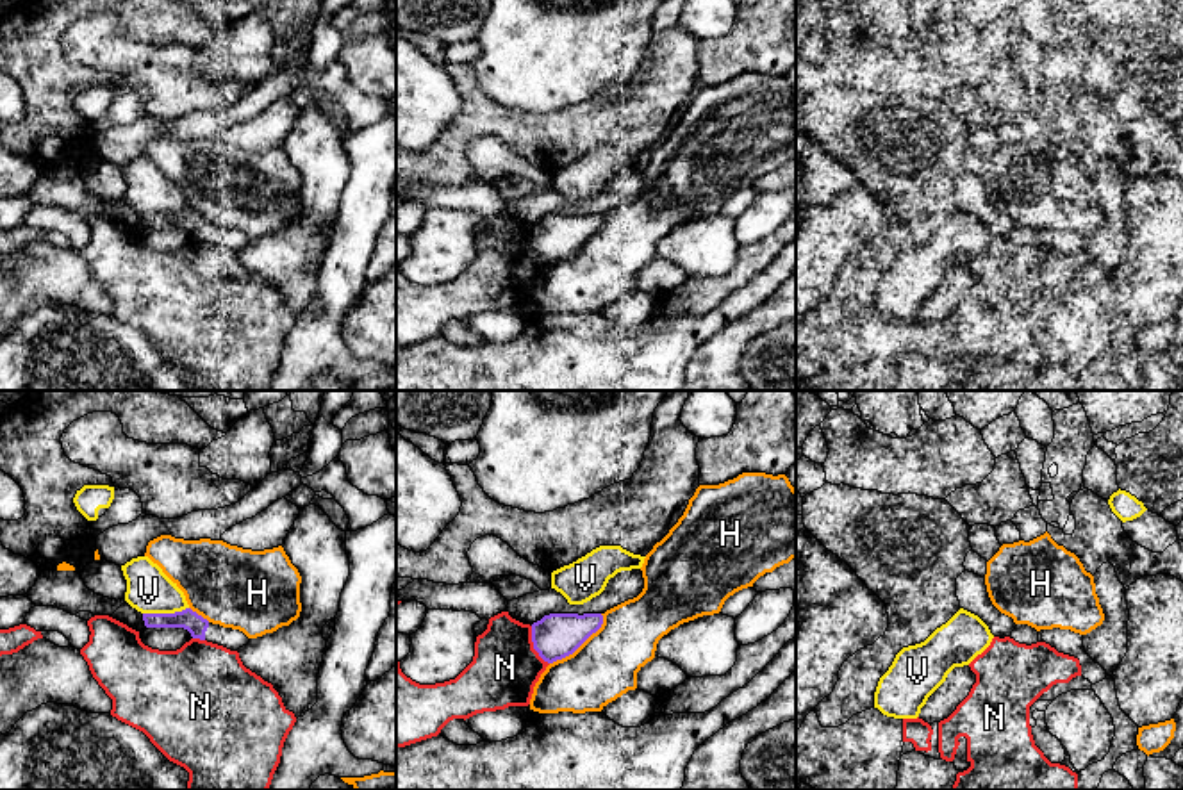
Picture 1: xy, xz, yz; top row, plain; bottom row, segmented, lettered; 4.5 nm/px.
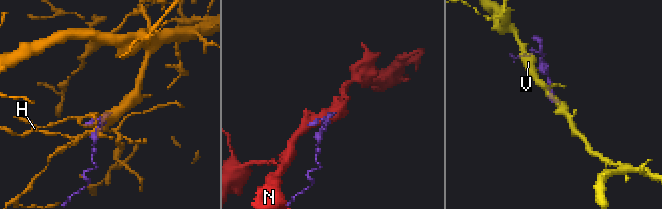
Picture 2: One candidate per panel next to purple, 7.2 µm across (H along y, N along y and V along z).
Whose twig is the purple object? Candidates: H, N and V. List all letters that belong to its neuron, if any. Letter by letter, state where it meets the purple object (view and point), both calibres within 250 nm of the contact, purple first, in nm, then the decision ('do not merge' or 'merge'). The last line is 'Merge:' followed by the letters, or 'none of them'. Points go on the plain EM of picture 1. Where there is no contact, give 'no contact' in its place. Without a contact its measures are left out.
H: meets purple in xz at (580, 245); 200 nm thick on the purple side, 300 nm on the other; do not merge
N: meets purple in xz at (534, 246); 200 nm thick on the purple side, 300 nm on the other; do not merge
V: meets purple in xy at (165, 214); 90 nm thick on the purple side, 200 nm on the other; do not merge
Merge: none of them

